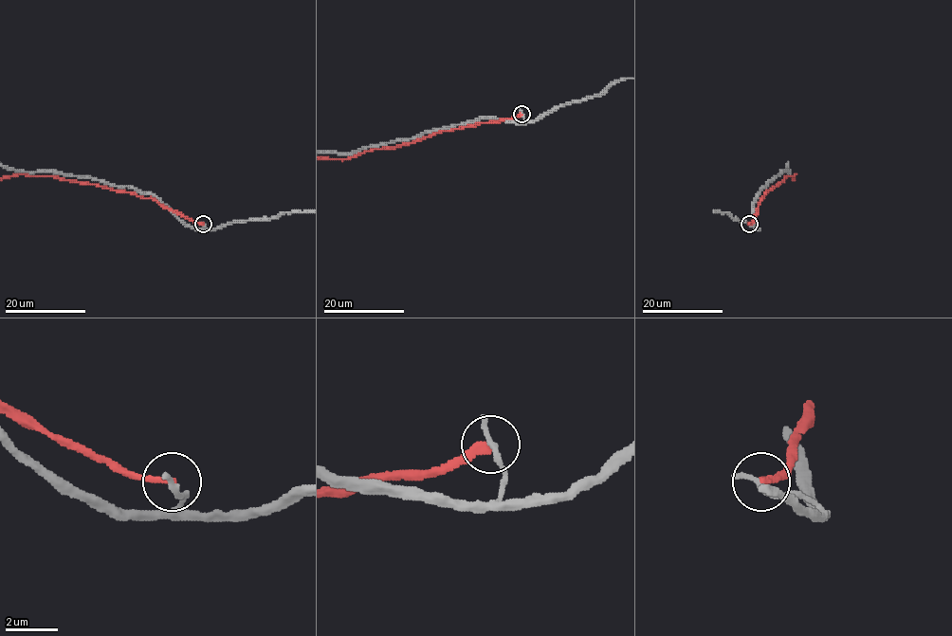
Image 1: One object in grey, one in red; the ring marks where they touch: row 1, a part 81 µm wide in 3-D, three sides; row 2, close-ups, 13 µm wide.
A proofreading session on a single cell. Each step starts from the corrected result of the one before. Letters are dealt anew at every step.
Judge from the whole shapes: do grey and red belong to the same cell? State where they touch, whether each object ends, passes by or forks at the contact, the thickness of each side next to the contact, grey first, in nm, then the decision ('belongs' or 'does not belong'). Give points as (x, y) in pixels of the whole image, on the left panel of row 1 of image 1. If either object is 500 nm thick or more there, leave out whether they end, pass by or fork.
(203, 224) | grey ends | red ends | 260/280 nm | does not belong

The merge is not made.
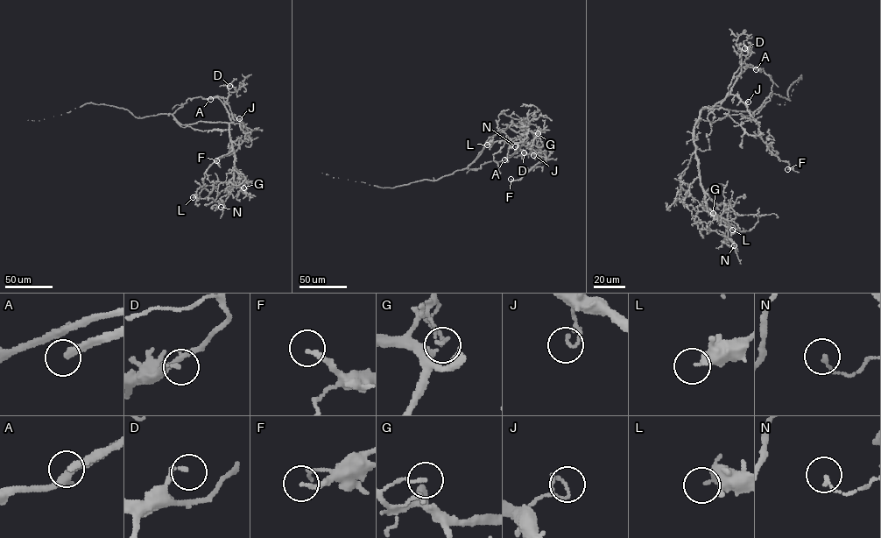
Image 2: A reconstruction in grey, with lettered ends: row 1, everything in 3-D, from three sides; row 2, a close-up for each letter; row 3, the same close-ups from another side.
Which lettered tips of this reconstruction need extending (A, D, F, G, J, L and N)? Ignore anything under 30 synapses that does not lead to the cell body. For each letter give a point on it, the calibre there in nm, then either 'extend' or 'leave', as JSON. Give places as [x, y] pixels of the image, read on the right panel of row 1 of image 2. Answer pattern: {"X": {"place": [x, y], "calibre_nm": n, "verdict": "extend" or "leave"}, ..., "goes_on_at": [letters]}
{"A": {"place": [756, 69], "calibre_nm": 200, "verdict": "extend"}, "D": {"place": [744, 48], "calibre_nm": 150, "verdict": "leave"}, "F": {"place": [787, 169], "calibre_nm": 150, "verdict": "extend"}, "G": {"place": [713, 213], "calibre_nm": 120, "verdict": "leave"}, "J": {"place": [748, 102], "calibre_nm": 150, "verdict": "leave"}, "L": {"place": [732, 230], "calibre_nm": 240, "verdict": "leave"}, "N": {"place": [734, 245], "calibre_nm": 150, "verdict": "leave"}, "goes_on_at": ["A", "F"]}

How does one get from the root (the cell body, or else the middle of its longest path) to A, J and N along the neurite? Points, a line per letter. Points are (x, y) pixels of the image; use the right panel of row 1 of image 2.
A: (740, 113), (756, 114), (770, 100), (773, 81), (763, 68), (757, 66), (758, 69), (753, 67), (756, 69)
J: (740, 113), (714, 122), (699, 119), (701, 109), (711, 109), (729, 95), (736, 95), (743, 102), (748, 102)
N: (740, 113), (714, 122), (699, 118), (694, 129), (695, 154), (705, 204), (726, 224), (729, 238), (734, 245)

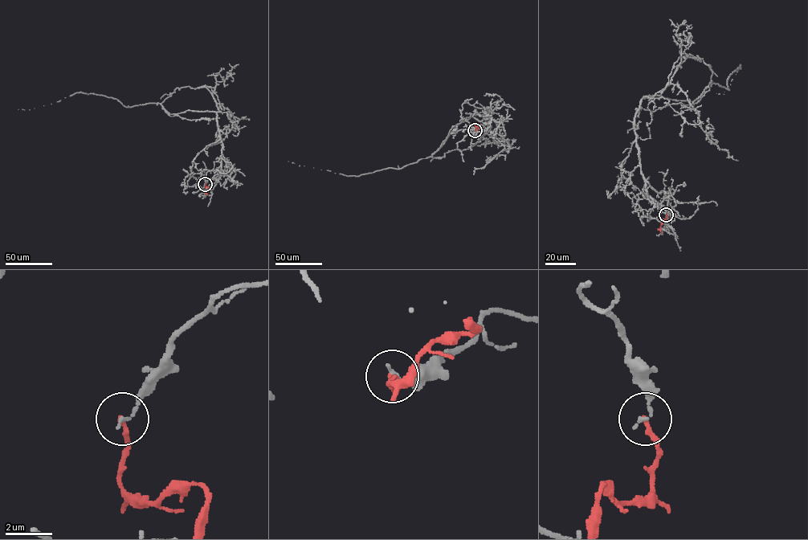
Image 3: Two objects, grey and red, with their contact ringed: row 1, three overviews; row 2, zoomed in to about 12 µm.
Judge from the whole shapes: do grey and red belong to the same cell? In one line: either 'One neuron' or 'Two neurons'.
Two neurons

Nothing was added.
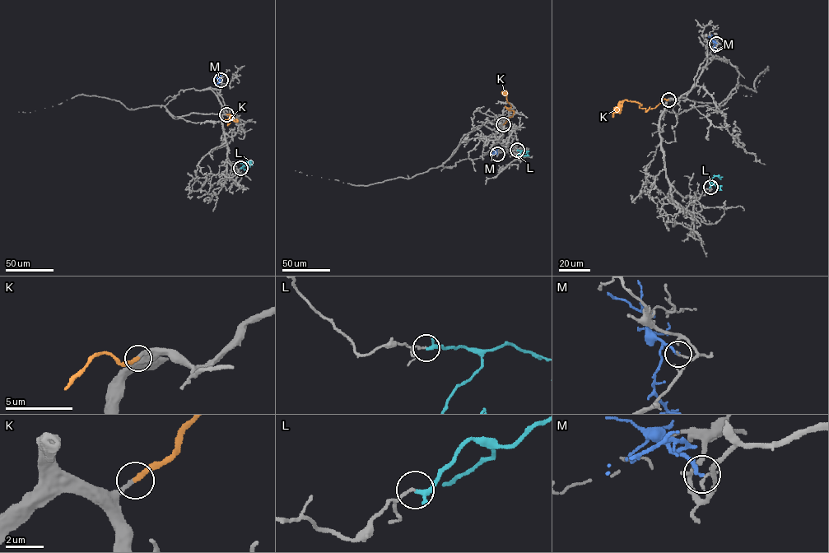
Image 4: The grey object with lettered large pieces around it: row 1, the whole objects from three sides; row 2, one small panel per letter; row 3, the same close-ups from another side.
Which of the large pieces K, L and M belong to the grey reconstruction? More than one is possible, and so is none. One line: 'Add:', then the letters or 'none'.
Add: K

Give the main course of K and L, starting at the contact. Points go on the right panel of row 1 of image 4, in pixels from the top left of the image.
K: (668, 99), (663, 99), (655, 108), (645, 111), (640, 107), (640, 104), (624, 100), (612, 117)
L: (710, 186), (714, 177), (719, 174), (721, 178)

